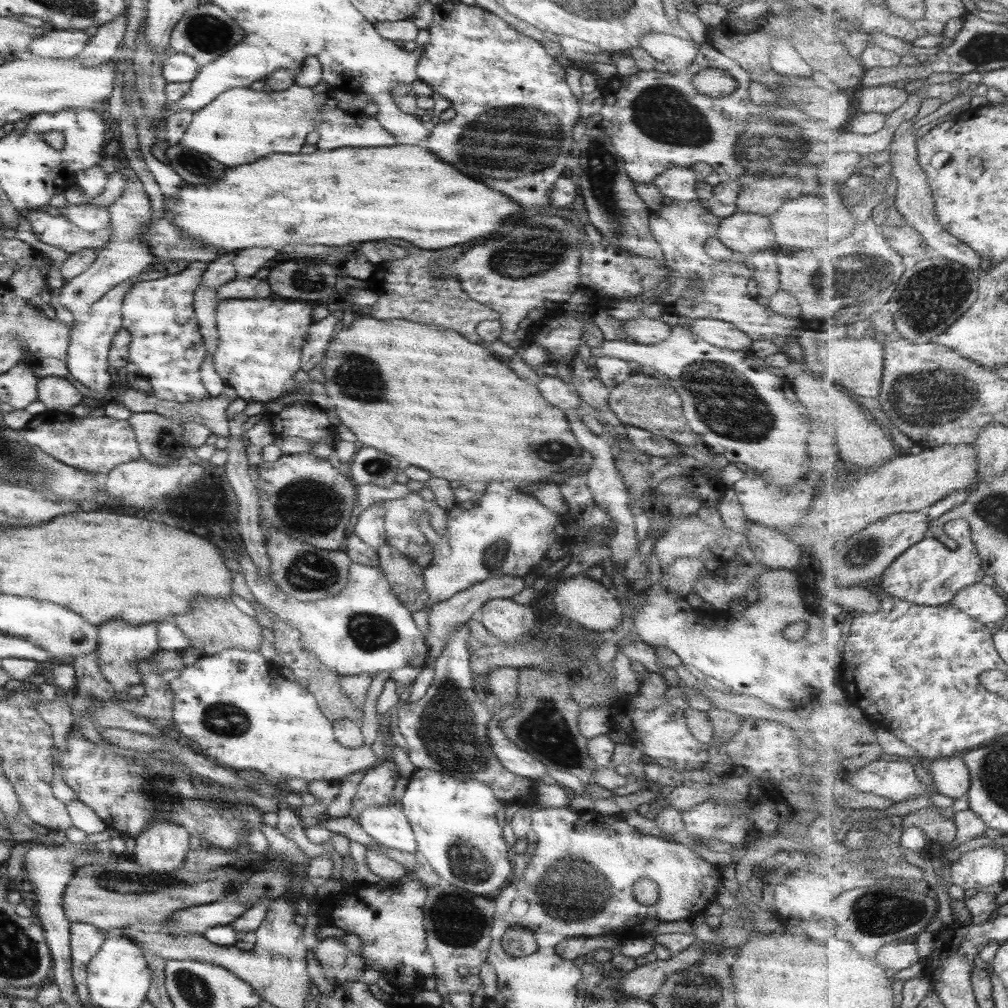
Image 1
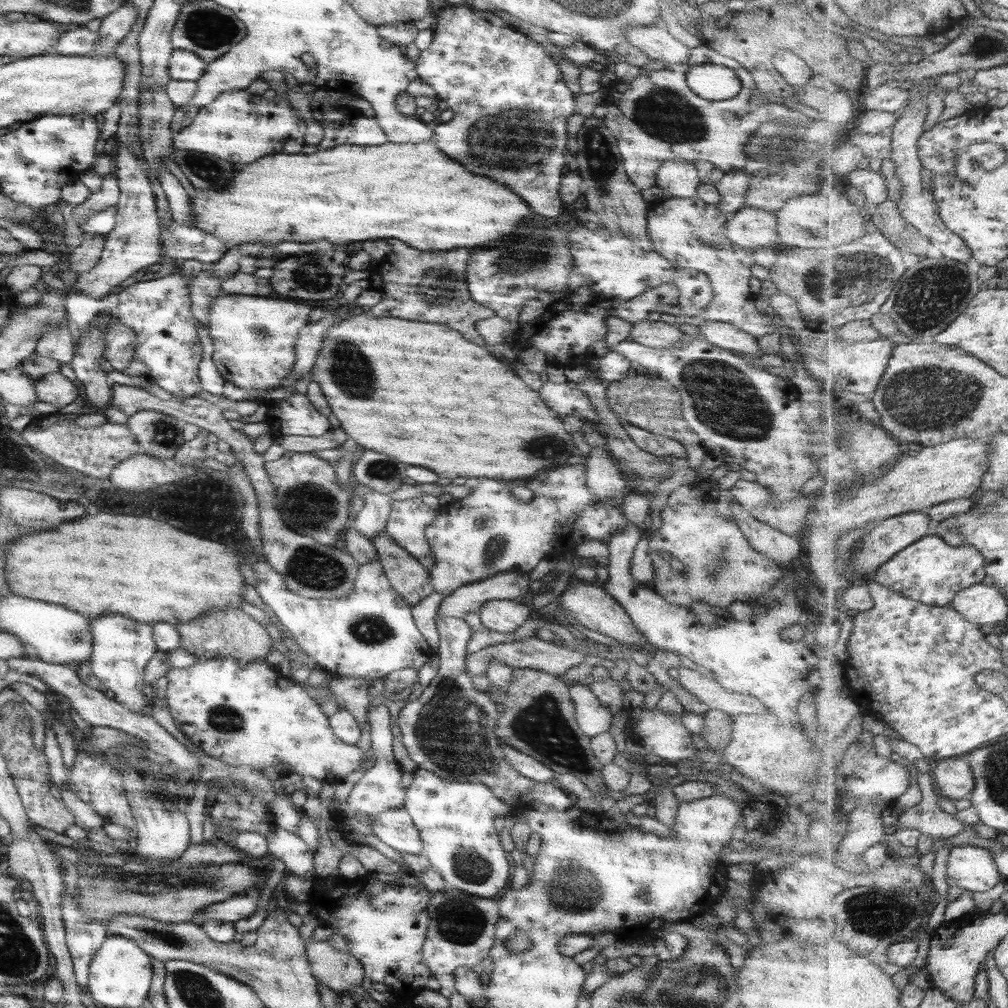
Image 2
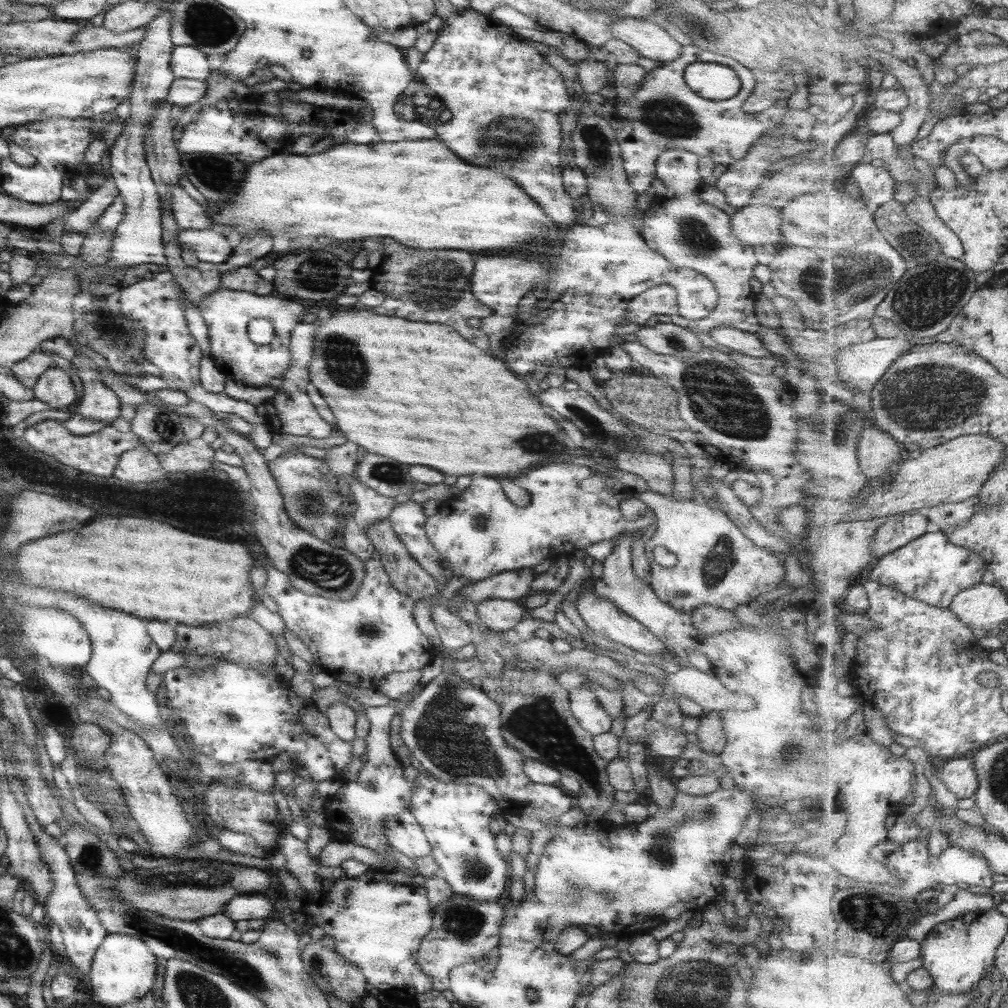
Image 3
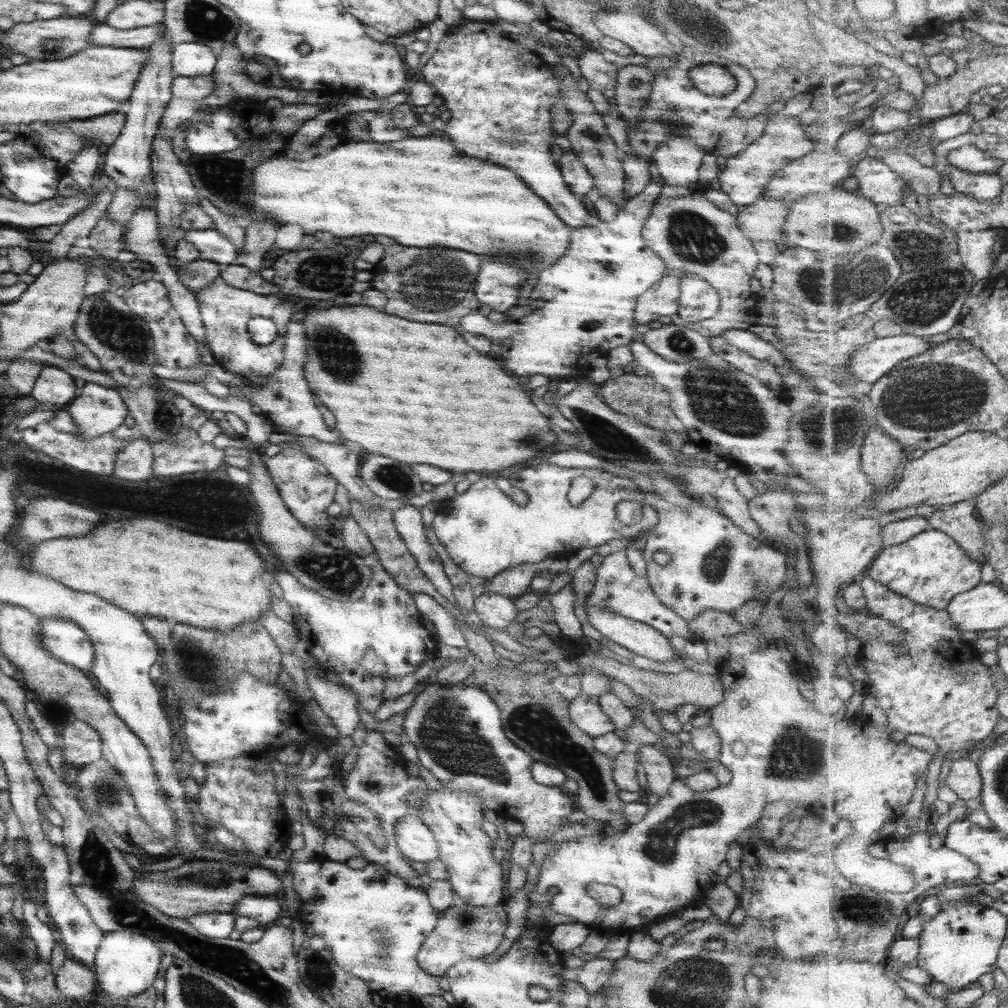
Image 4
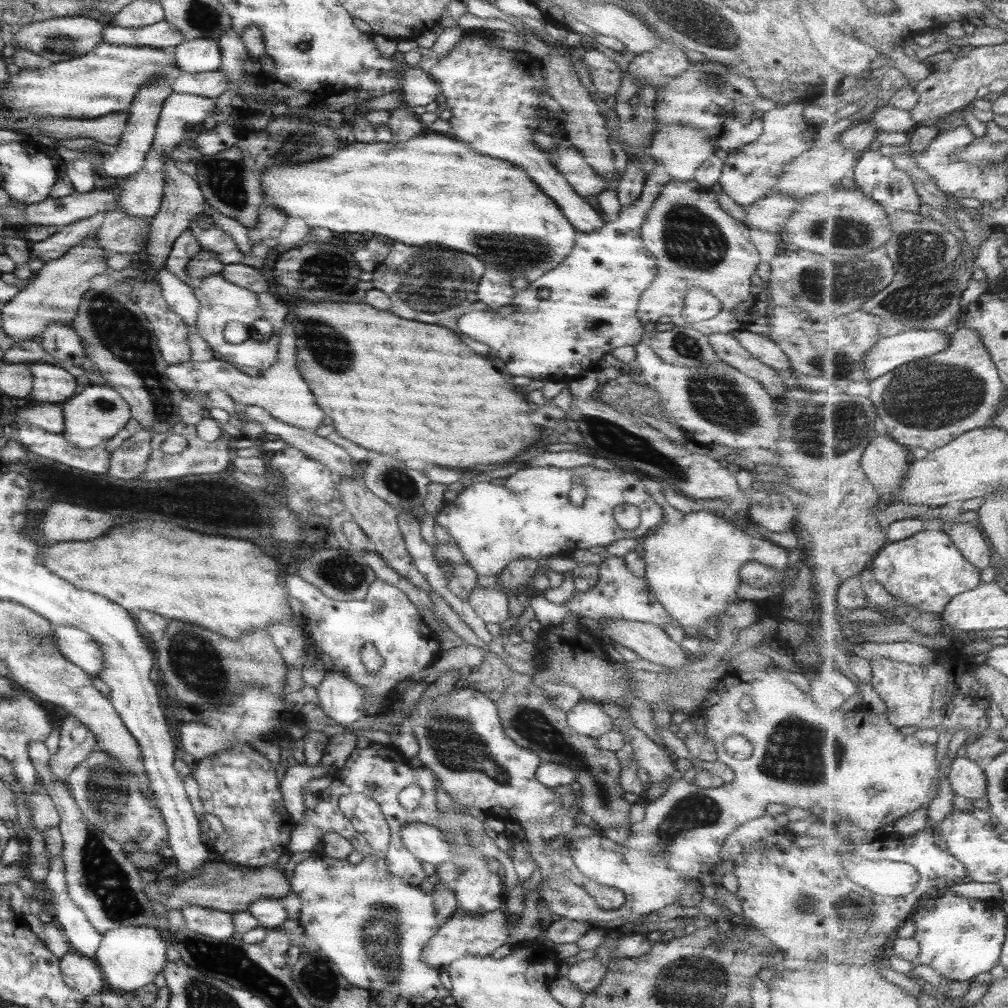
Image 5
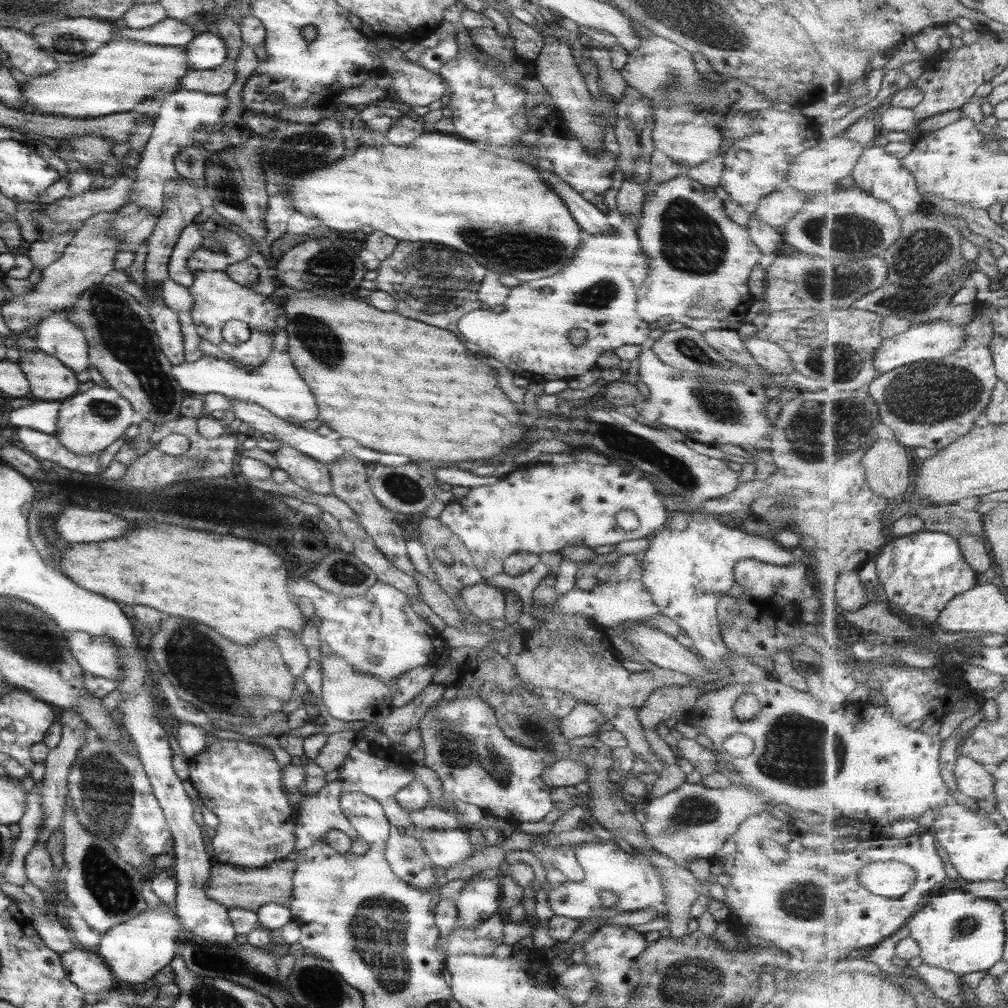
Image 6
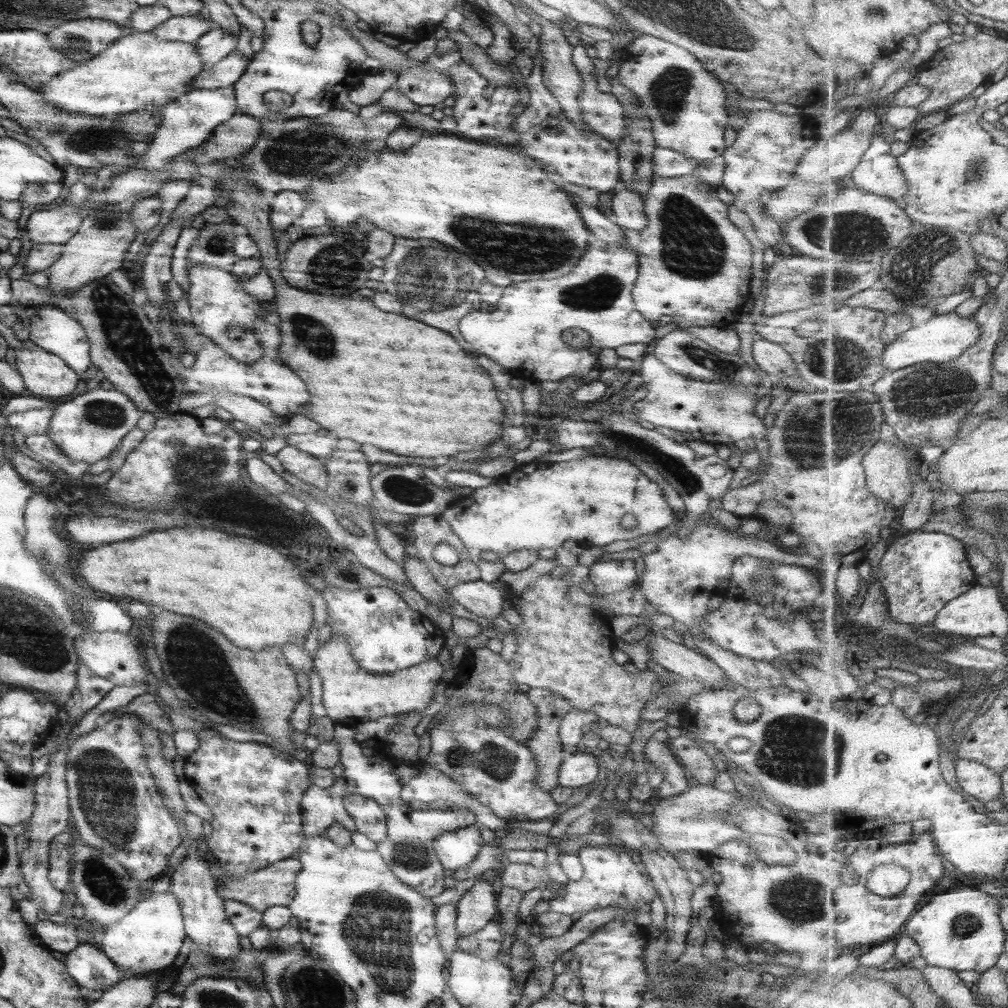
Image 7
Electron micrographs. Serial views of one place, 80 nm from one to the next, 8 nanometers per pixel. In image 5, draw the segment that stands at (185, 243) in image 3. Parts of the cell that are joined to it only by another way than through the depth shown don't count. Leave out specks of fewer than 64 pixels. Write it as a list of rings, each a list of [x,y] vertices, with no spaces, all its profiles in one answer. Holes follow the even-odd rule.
[[[197,227],[191,229],[191,232],[200,248],[211,251],[224,265],[239,263],[241,260],[243,254],[235,242],[227,233],[217,227],[203,230]]]

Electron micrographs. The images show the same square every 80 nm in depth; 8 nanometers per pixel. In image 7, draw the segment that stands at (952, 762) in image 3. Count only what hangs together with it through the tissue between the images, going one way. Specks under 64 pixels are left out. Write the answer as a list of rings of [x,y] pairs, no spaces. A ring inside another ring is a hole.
[[[956,759],[955,774],[960,788],[982,803],[1000,800],[1004,794],[1000,775],[980,762]]]

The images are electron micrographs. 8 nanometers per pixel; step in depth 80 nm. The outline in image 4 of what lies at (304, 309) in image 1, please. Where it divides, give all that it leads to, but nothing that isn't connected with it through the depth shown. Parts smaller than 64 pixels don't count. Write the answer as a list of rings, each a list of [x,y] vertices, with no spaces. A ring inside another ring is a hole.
[[[217,275],[217,278],[207,286],[196,290],[194,295],[204,327],[205,344],[212,353],[213,363],[219,364],[233,376],[239,376],[239,378],[252,382],[266,379],[277,370],[277,366],[281,366],[283,358],[281,348],[283,348],[285,330],[291,325],[289,318],[295,312],[293,304],[283,302],[283,299],[274,295],[255,294],[253,291],[229,286],[222,281],[220,275]],[[255,317],[268,318],[275,323],[275,340],[271,340],[266,346],[254,344],[247,336],[246,322]]]

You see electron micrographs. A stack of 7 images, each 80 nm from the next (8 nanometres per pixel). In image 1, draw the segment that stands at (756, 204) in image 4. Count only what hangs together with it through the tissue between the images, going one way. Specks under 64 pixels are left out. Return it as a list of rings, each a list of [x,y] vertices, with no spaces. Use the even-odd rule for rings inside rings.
[[[735,212],[720,219],[714,236],[732,252],[750,256],[775,244],[768,217]]]

